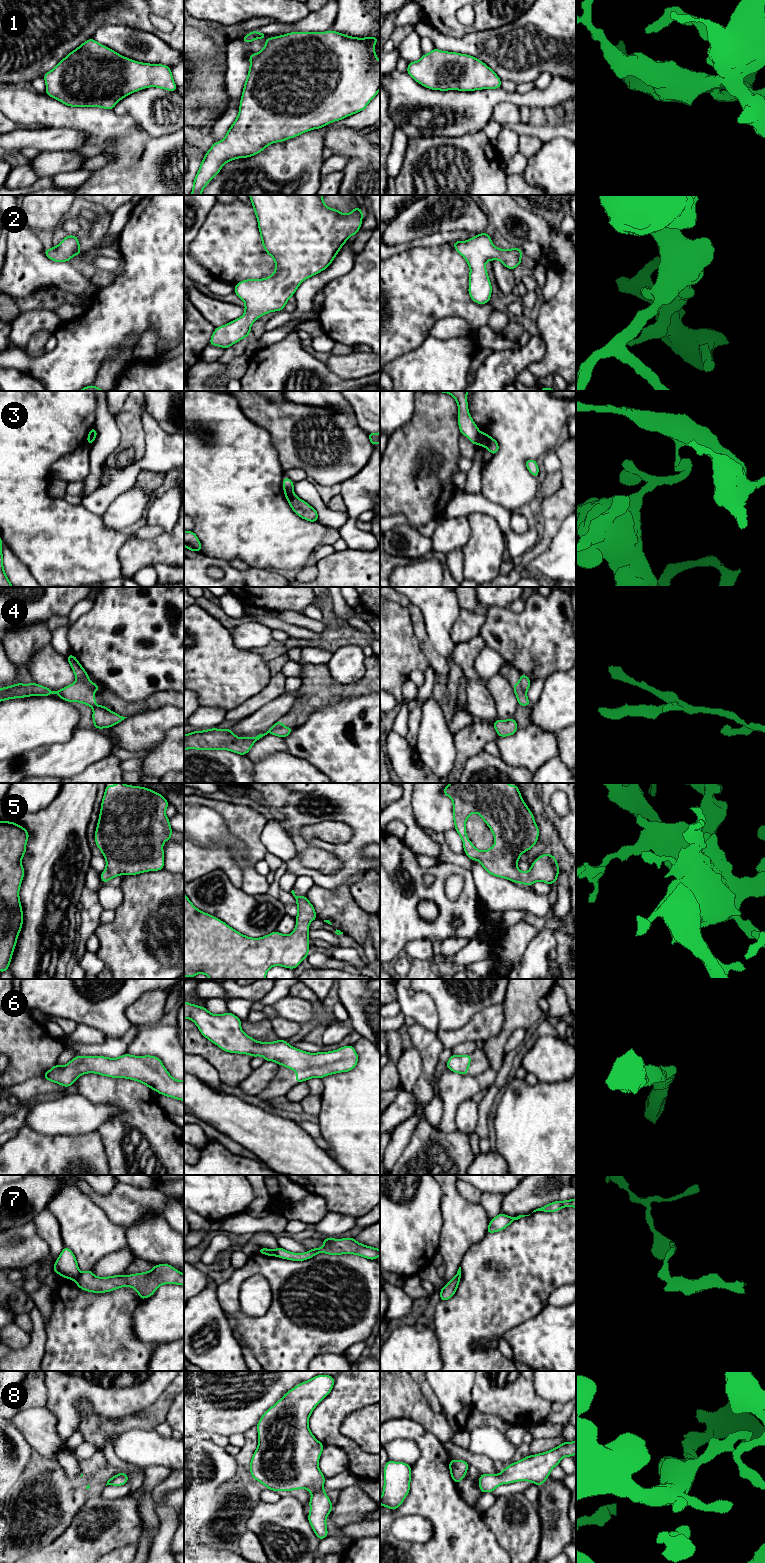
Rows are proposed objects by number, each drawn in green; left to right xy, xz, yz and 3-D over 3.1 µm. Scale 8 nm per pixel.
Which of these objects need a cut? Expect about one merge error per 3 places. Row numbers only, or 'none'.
3, 4, 7

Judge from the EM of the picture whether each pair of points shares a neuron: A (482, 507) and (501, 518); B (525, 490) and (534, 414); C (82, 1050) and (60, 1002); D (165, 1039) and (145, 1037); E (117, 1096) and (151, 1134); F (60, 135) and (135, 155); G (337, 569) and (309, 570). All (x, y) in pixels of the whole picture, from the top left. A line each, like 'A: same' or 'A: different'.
A: same
B: same
C: different
D: same
E: same
F: different
G: different

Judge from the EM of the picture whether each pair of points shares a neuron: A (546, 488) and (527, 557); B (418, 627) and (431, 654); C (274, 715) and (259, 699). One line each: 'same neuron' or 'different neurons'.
A: different neurons
B: same neuron
C: different neurons

